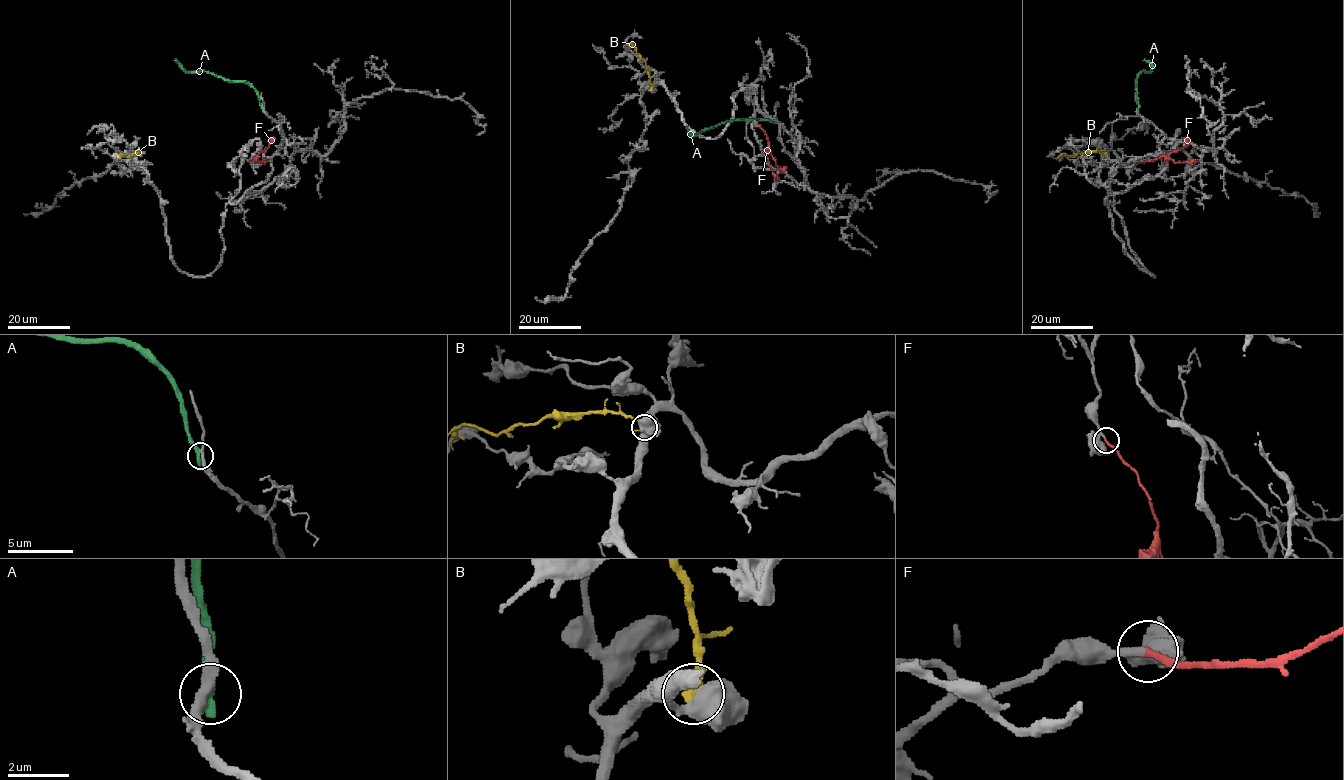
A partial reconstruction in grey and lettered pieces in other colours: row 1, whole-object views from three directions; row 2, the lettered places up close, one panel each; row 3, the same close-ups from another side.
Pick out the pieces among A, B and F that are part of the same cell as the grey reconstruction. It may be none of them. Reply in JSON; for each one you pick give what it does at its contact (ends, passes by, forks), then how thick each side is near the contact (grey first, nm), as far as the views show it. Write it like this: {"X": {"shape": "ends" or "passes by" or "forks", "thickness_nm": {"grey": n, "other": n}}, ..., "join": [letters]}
{"F": {"shape": "ends", "thickness_nm": {"grey": 240, "other": 220}}, "join": ["F"]}

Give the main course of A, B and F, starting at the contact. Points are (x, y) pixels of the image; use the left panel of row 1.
A: (263, 109), (258, 93), (248, 84), (229, 82), (203, 71), (186, 71), (175, 60)
B: (139, 154), (138, 151), (126, 156), (122, 154), (116, 160)
F: (245, 159), (254, 161), (273, 136)

